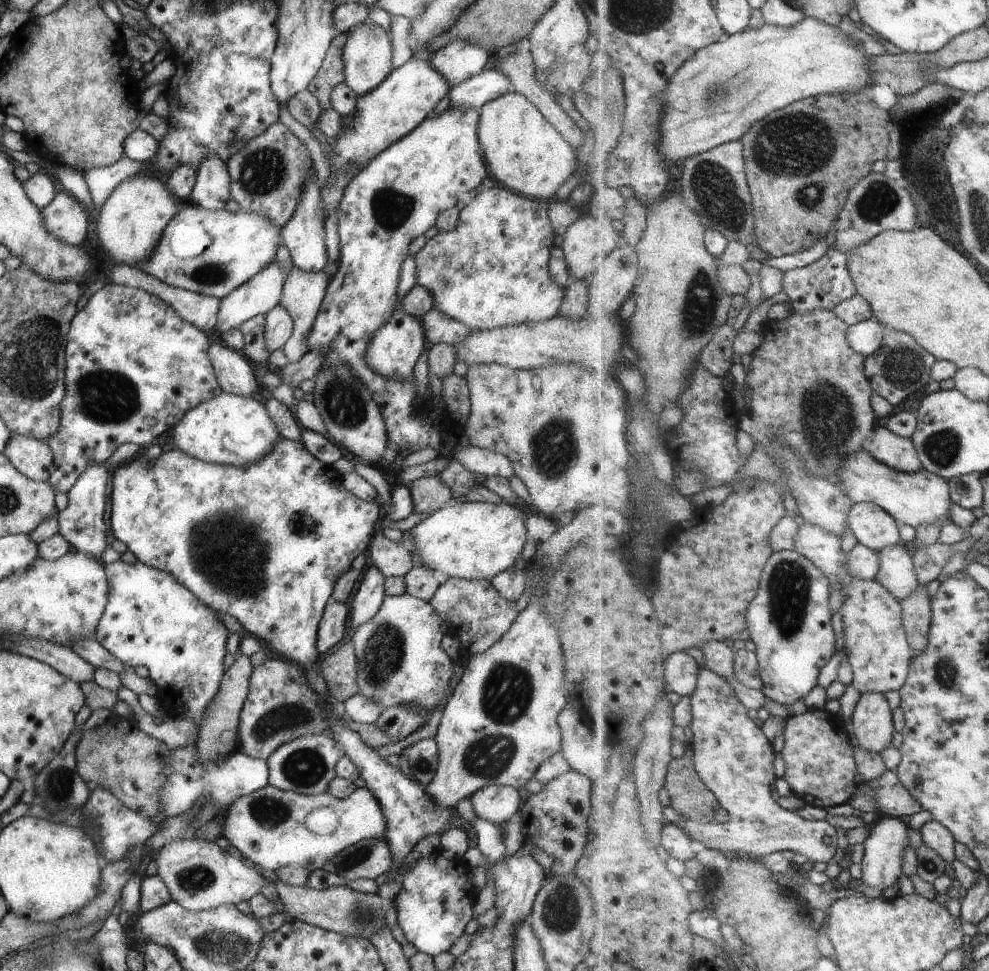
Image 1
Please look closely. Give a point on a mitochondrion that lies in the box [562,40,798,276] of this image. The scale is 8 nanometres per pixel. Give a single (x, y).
(712, 184)

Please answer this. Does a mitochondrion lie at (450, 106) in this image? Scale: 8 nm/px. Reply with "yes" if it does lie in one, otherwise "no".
no

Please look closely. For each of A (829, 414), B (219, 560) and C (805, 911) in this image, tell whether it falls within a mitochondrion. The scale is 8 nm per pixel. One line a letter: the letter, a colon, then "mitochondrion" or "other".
A: mitochondrion
B: mitochondrion
C: other

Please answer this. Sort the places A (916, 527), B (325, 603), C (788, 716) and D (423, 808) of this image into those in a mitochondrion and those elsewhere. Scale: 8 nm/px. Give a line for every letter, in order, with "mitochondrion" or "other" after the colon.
A: other
B: other
C: other
D: other

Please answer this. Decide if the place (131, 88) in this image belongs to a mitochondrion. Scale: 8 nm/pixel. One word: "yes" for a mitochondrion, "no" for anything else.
no

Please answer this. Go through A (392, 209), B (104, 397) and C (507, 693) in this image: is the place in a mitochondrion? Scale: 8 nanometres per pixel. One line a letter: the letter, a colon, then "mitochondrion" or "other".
A: mitochondrion
B: mitochondrion
C: mitochondrion

